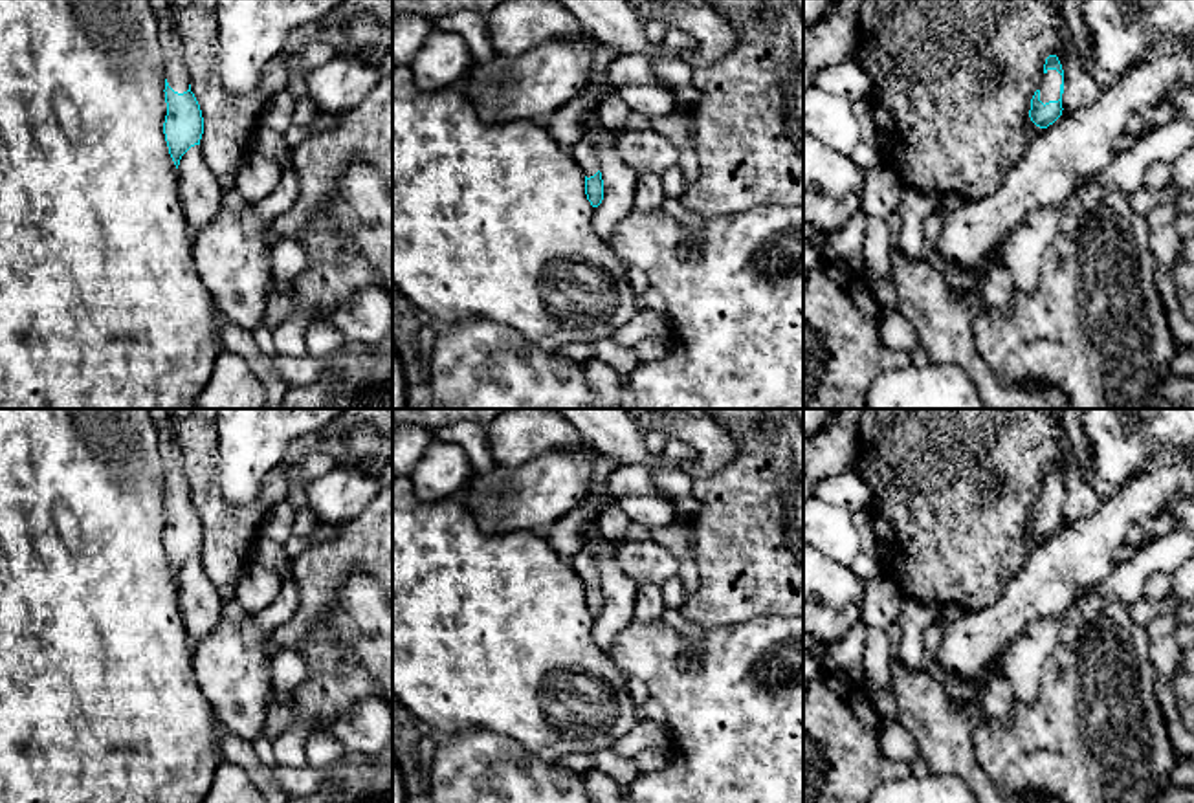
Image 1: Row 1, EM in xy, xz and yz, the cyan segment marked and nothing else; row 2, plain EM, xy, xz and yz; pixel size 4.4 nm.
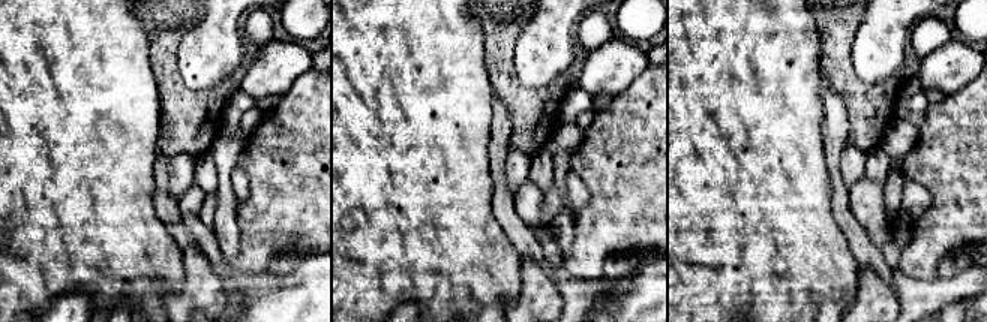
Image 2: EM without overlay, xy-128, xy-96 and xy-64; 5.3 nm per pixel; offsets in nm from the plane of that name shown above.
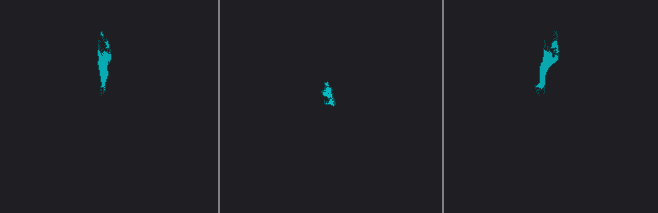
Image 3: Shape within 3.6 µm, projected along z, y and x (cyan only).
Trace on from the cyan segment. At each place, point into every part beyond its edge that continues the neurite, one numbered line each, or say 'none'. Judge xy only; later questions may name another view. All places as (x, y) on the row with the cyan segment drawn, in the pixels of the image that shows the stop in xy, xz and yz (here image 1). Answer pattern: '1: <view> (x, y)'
1: xy (176, 74)

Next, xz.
1: xz (584, 153)

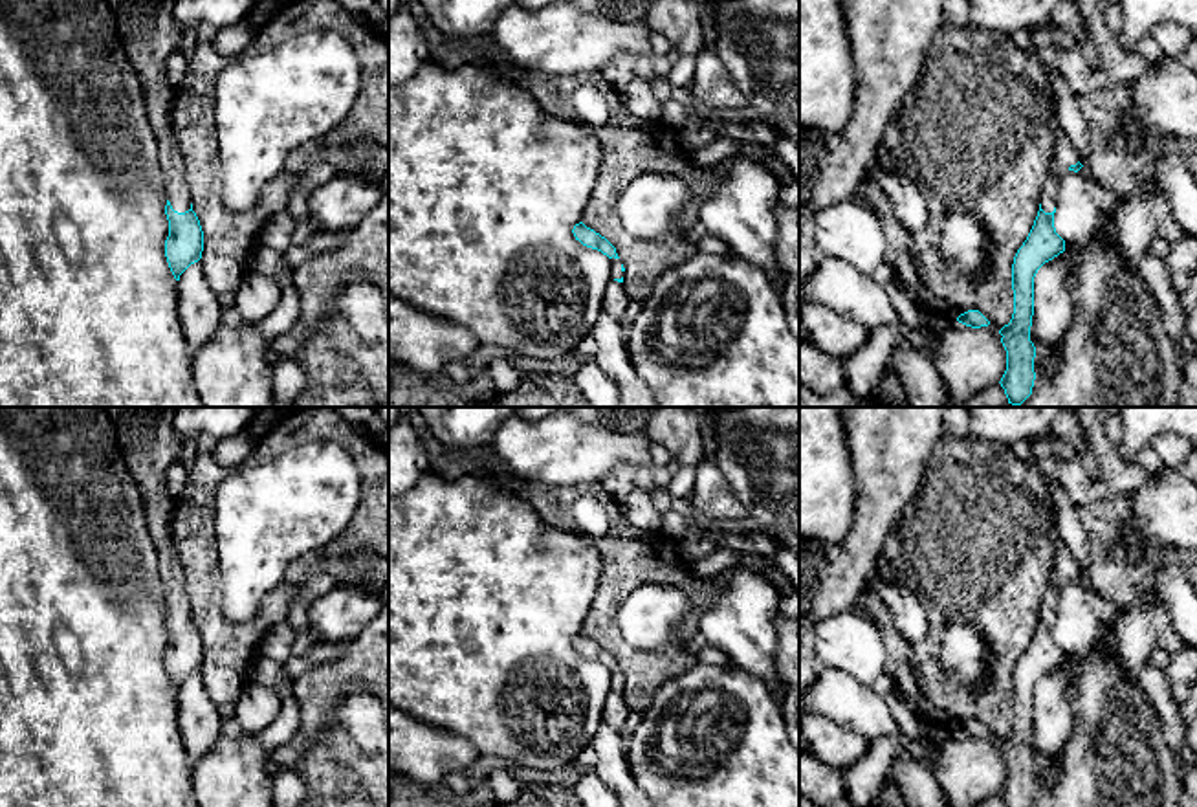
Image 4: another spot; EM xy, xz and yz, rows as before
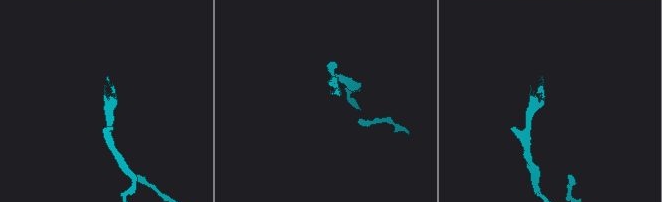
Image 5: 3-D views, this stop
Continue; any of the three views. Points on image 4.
1: xy (149, 32)

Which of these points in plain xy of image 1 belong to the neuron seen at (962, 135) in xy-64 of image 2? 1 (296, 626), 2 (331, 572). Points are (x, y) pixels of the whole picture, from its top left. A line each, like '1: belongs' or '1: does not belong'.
1: belongs
2: belongs

